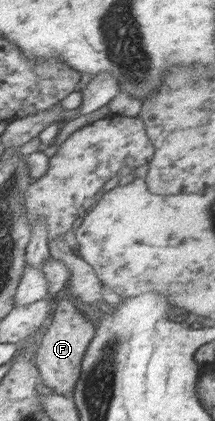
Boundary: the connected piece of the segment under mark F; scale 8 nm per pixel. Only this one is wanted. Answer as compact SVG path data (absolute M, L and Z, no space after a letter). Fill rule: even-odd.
M71 296L58 302L54 306L54 312L50 317L46 332L40 339L41 343L34 353L34 362L41 383L50 389L54 389L54 393L62 395L74 390L81 374L81 363L94 334L94 325L84 318L84 314L76 308Z

